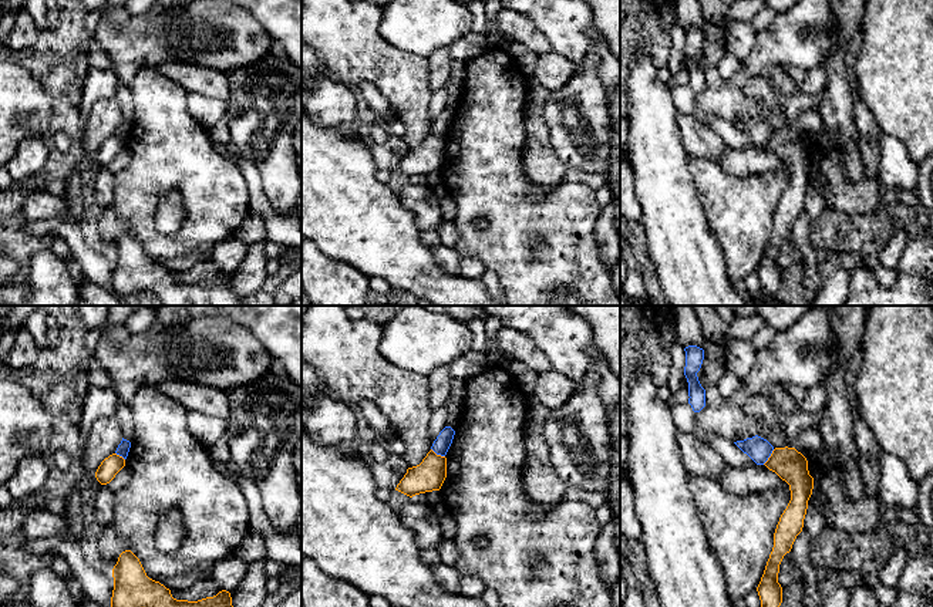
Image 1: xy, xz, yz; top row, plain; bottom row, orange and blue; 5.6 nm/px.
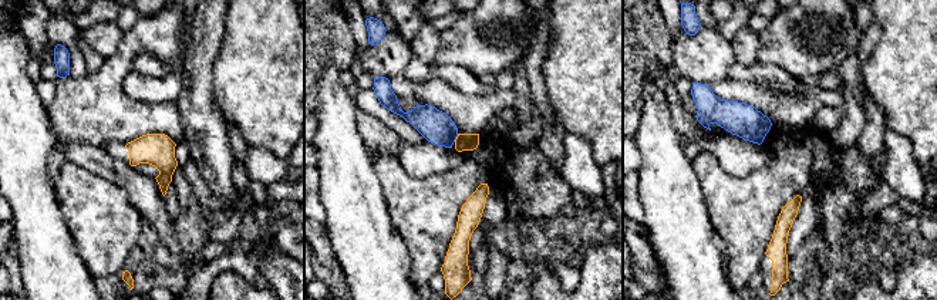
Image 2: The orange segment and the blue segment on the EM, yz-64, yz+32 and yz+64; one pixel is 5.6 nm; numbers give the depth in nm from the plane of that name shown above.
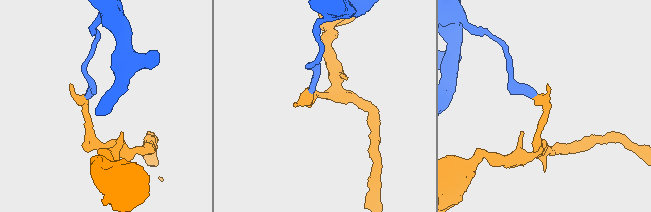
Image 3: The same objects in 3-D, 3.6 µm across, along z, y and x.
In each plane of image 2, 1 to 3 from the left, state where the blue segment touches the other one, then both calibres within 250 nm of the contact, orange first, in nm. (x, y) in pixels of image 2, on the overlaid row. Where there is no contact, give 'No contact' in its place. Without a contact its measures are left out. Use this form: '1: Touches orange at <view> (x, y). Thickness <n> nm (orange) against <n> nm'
1: No contact
2: Touches orange at yz+32 (457, 138). Thickness 100 nm (orange) against 180 nm
3: No contact

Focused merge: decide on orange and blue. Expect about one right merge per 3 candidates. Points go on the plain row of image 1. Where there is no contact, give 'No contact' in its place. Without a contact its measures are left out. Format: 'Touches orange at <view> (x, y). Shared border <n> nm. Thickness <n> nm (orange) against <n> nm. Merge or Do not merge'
Touches orange at yz (770, 138). Shared border 110 nm. Thickness 180 nm (orange) against 140 nm. Do not merge

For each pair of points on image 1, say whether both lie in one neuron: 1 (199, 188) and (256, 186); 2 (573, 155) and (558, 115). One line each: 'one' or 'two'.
1: two
2: one

